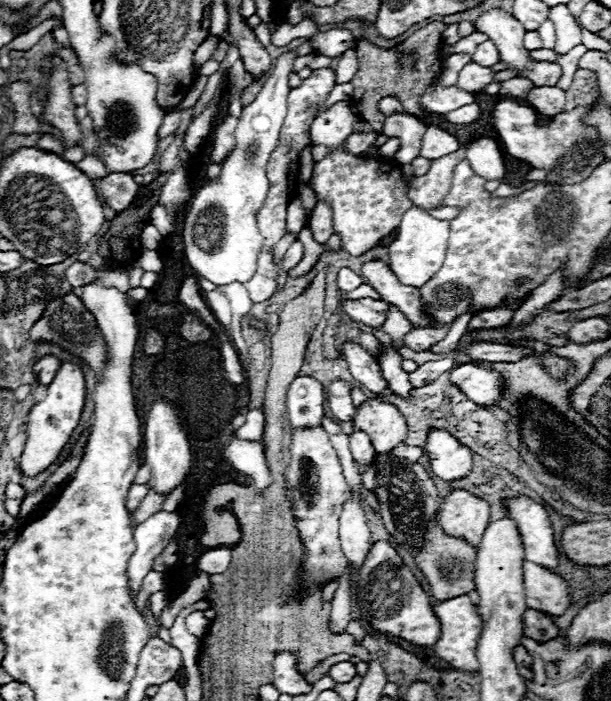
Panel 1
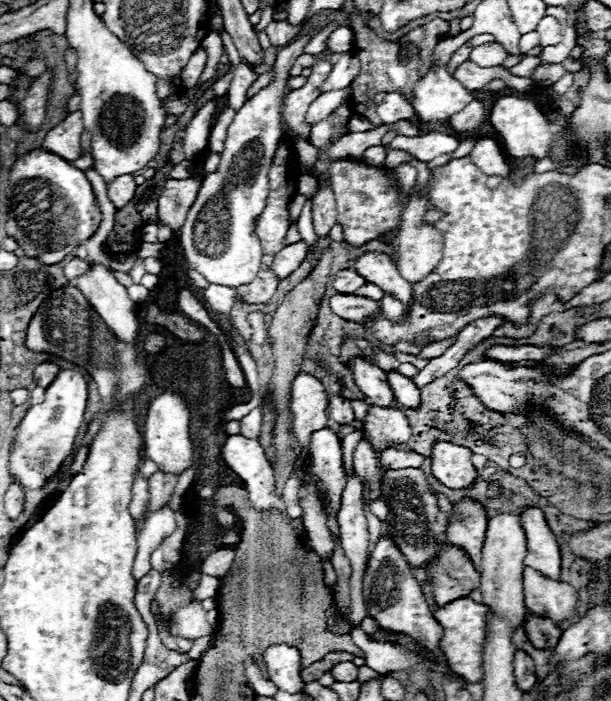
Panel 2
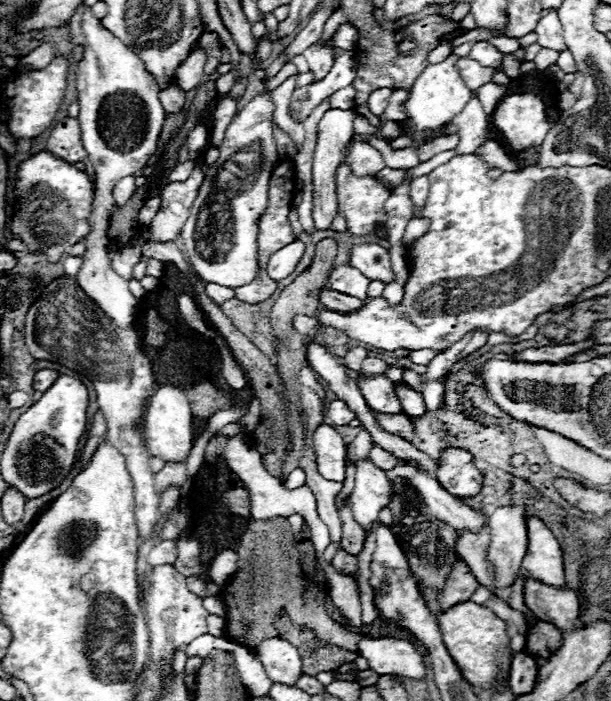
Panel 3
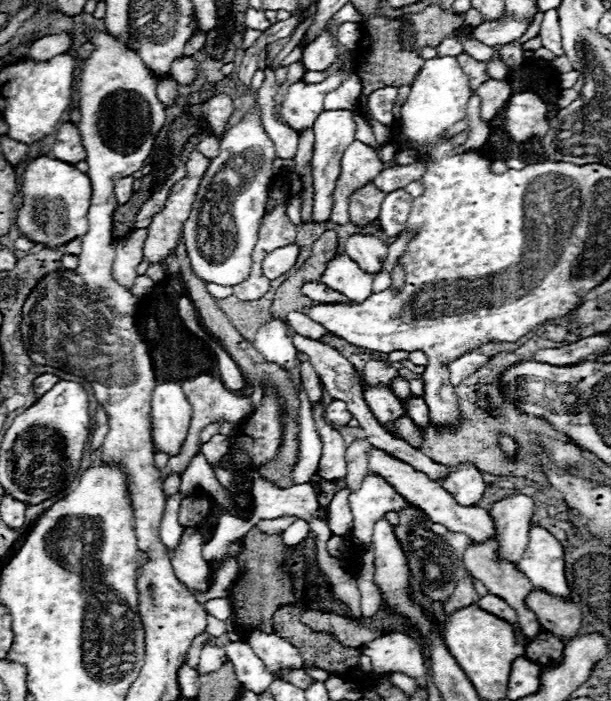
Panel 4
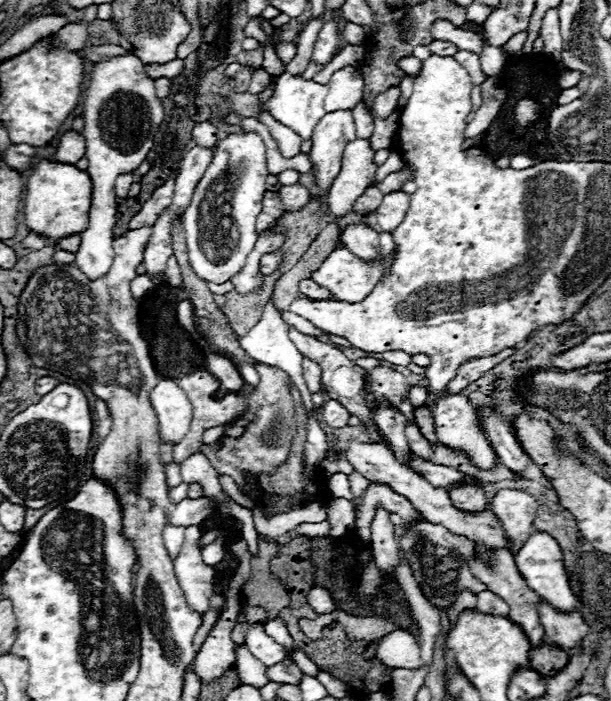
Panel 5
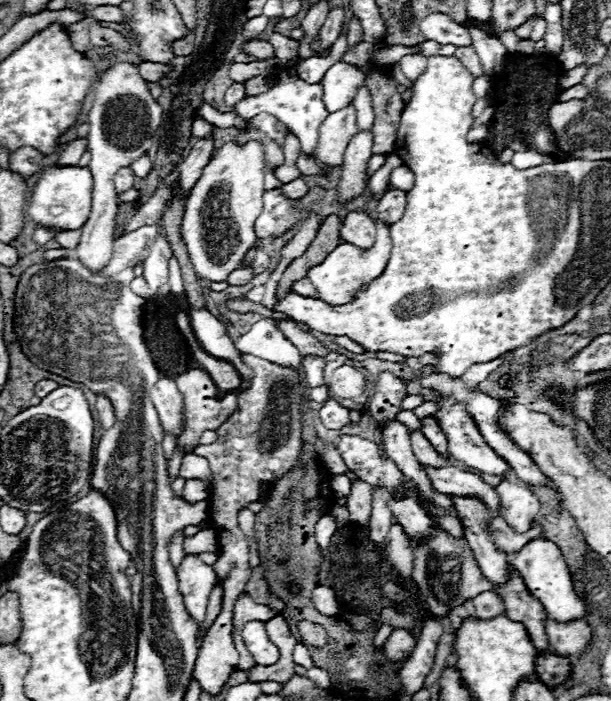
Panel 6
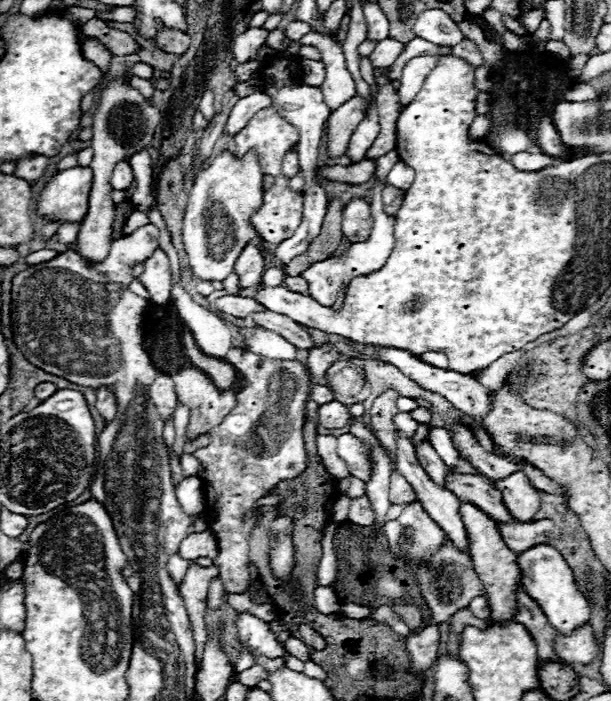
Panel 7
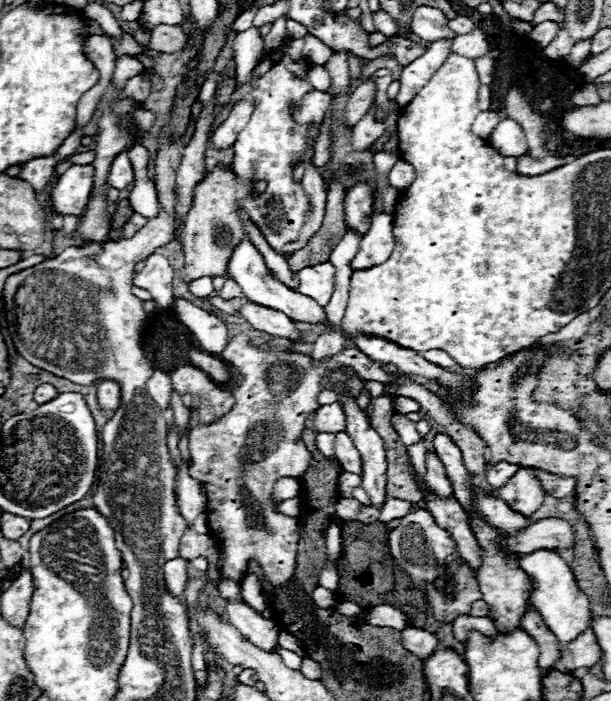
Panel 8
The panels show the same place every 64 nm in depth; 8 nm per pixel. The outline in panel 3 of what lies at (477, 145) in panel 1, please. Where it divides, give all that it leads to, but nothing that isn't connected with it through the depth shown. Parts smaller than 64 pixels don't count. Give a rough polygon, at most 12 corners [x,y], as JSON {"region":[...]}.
{"region":[[486,140],[476,150],[488,166],[516,170],[512,156],[496,141]]}

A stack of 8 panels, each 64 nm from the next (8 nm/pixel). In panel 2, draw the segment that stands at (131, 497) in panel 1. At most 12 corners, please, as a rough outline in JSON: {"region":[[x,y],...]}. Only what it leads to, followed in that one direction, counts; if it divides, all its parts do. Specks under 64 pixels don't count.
{"region":[[134,476],[130,514],[142,522],[148,506],[148,480]]}

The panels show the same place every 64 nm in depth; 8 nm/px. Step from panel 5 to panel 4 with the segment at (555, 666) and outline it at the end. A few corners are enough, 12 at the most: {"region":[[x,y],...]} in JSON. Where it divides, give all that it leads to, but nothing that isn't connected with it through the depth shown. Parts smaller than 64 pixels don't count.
{"region":[[542,630],[526,658],[550,668],[564,658],[564,642]]}

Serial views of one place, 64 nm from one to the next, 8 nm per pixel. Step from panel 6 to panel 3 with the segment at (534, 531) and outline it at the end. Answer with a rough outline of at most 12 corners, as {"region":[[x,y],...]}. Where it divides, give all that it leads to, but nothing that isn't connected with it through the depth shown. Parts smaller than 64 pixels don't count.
{"region":[[408,464],[386,470],[404,478],[434,518],[480,532],[488,516],[462,504],[440,482]]}

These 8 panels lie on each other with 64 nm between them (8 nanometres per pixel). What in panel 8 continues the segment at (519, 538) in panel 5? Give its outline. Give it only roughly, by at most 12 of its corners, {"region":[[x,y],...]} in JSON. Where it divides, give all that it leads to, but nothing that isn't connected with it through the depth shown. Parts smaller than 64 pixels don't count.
{"region":[[520,468],[498,496],[530,516],[544,502],[536,470]]}

